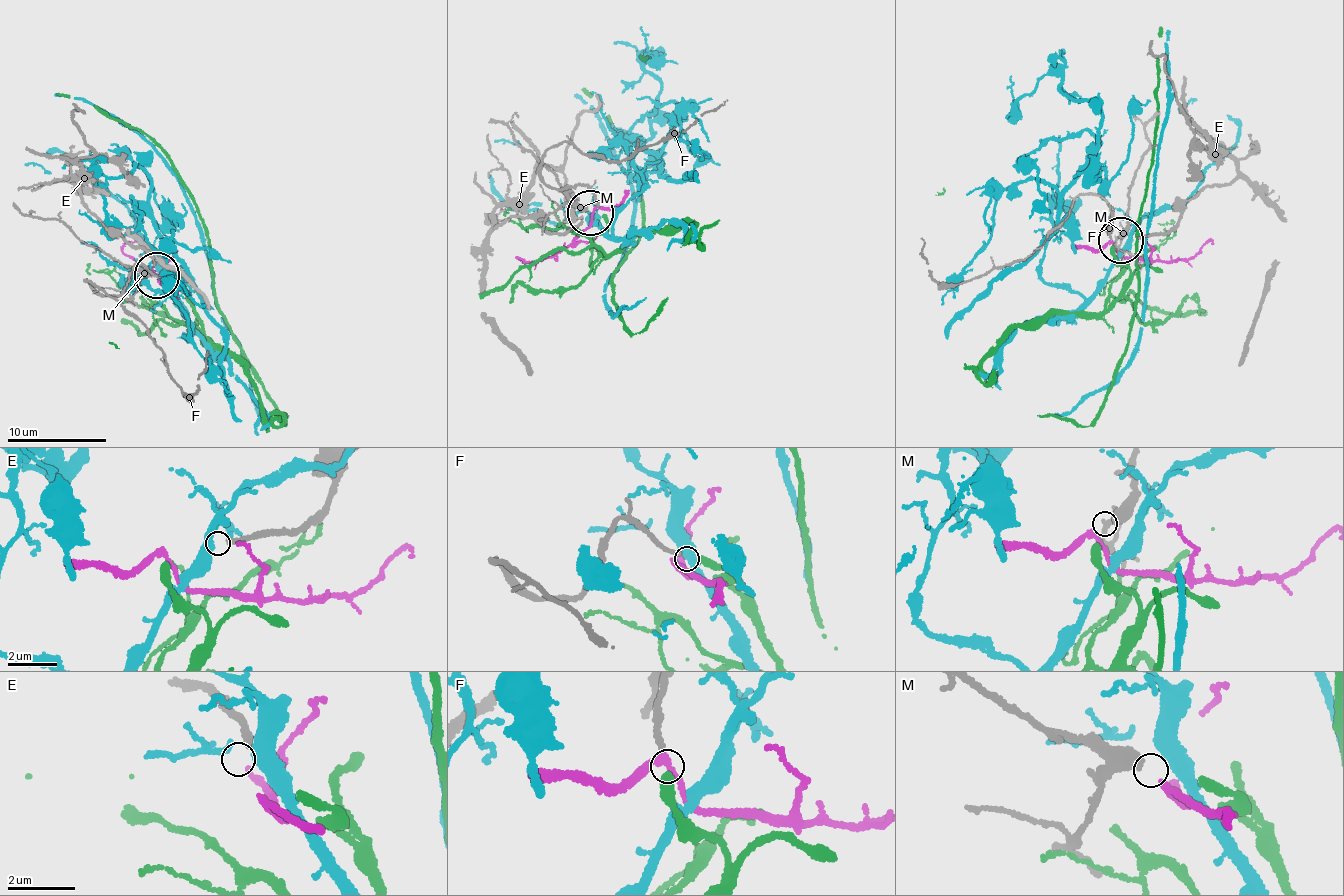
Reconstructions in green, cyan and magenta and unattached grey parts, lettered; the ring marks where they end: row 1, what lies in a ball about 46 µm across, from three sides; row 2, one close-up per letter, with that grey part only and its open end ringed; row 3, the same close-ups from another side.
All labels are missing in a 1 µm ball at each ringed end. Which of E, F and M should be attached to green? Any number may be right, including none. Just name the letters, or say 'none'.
F

